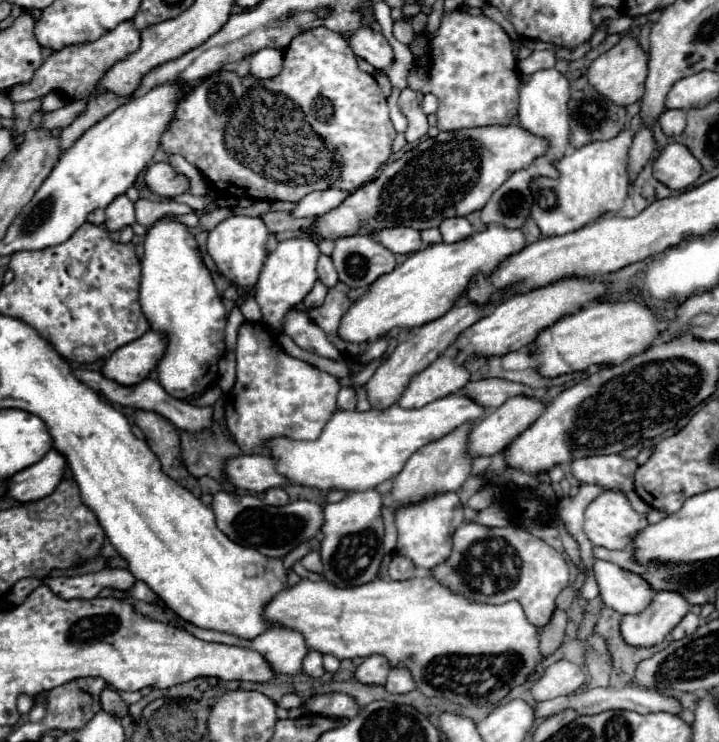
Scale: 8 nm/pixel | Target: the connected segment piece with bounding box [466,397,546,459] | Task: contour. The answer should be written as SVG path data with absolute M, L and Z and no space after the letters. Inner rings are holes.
M528 397L508 399L502 407L498 407L496 411L492 411L490 415L486 415L484 419L480 419L474 425L474 429L468 435L468 451L466 453L474 459L474 457L482 457L482 455L492 457L492 455L504 451L512 439L516 439L522 431L526 431L542 415L544 407L546 407L544 403L540 403L536 399L528 399Z

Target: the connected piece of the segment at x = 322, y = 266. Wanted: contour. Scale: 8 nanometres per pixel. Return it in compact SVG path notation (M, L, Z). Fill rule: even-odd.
M320 255L316 271L318 271L318 279L320 279L328 289L338 283L338 275L336 275L336 271L334 271L334 265L332 265L332 259L330 259L330 257Z

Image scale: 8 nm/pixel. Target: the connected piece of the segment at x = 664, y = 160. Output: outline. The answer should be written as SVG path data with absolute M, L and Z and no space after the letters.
M670 143L656 157L654 177L674 191L684 191L698 181L702 165L698 159L680 143Z

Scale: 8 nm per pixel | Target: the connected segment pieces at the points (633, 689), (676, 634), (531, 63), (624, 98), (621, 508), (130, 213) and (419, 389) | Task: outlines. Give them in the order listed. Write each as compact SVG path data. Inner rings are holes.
M626 685L622 689L586 689L582 693L574 693L570 697L558 697L552 701L544 701L536 705L536 717L552 717L564 709L574 709L578 715L596 715L602 711L610 711L610 709L630 709L636 713L652 713L652 711L666 711L666 713L674 713L680 715L684 711L684 705L680 703L680 699L676 697L668 697L668 695L660 695L658 691L652 689L642 689L636 685Z
M688 613L674 629L672 629L672 639L682 639L686 635L692 635L696 631L696 627L700 625L700 619L694 613Z
M534 51L530 57L526 57L526 59L522 59L518 63L518 69L520 69L522 75L532 75L532 73L536 73L540 69L554 67L554 63L556 63L556 59L554 59L554 55L550 51Z
M626 35L616 47L600 55L592 65L588 67L588 83L600 93L606 95L612 103L618 103L622 107L628 107L642 99L644 95L644 81L646 81L646 63L648 55L640 49L636 39Z
M604 491L586 509L584 533L594 545L626 549L634 535L648 525L620 491Z
M120 195L116 197L108 207L106 207L106 221L104 227L108 231L120 231L128 225L134 225L134 203L126 197Z
M438 357L422 373L414 375L398 405L406 409L424 407L434 399L464 389L470 383L470 373L454 357Z

